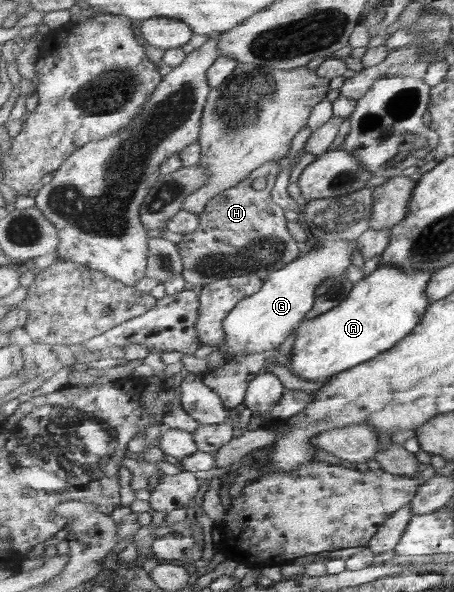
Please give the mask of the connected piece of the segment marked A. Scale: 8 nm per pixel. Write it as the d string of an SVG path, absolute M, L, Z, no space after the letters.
M392 264L378 266L371 274L354 283L354 287L341 305L316 319L306 318L297 328L293 337L293 356L289 370L305 380L326 382L330 376L332 378L334 375L373 361L382 352L395 347L400 340L409 336L424 318L425 311L431 304L427 290L433 275L434 272L428 270L407 273L404 272L404 268L397 268Z

